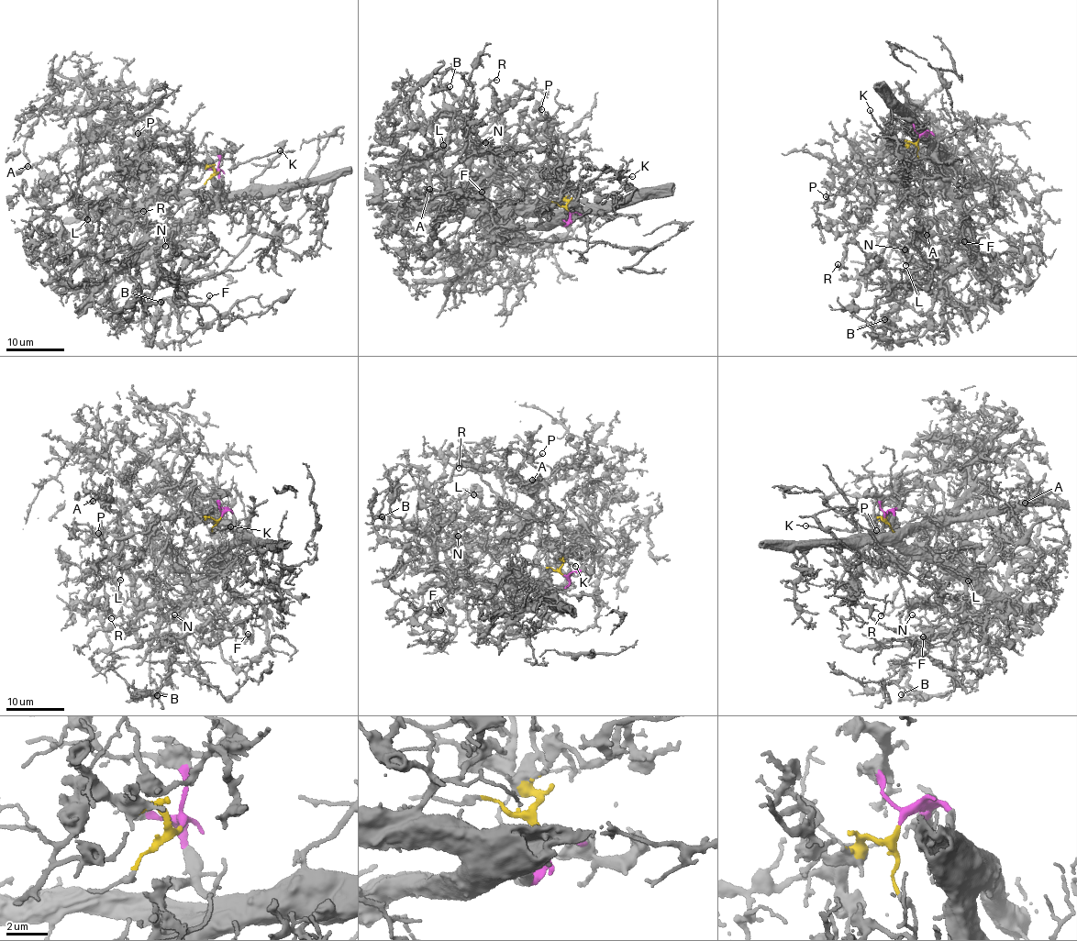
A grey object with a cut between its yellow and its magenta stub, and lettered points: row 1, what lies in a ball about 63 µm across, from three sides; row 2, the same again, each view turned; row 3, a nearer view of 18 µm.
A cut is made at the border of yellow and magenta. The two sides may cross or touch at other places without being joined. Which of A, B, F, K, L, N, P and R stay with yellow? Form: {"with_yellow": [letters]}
{"with_yellow": ["K", "P"]}

